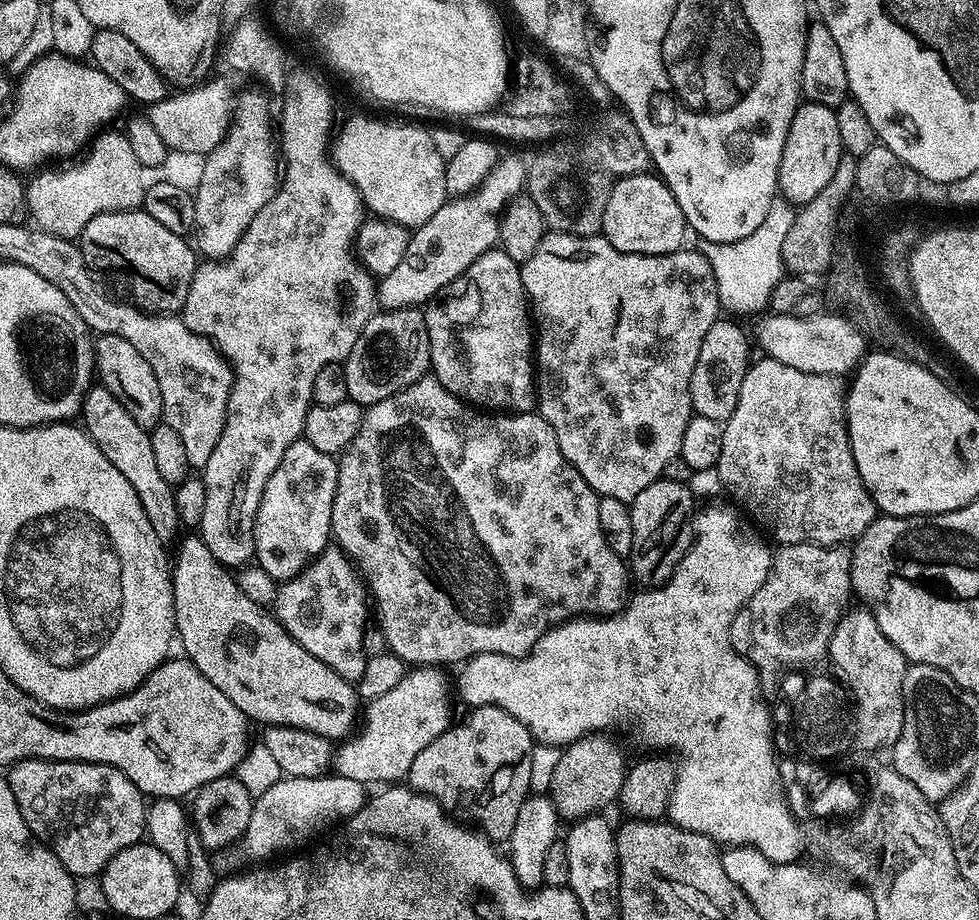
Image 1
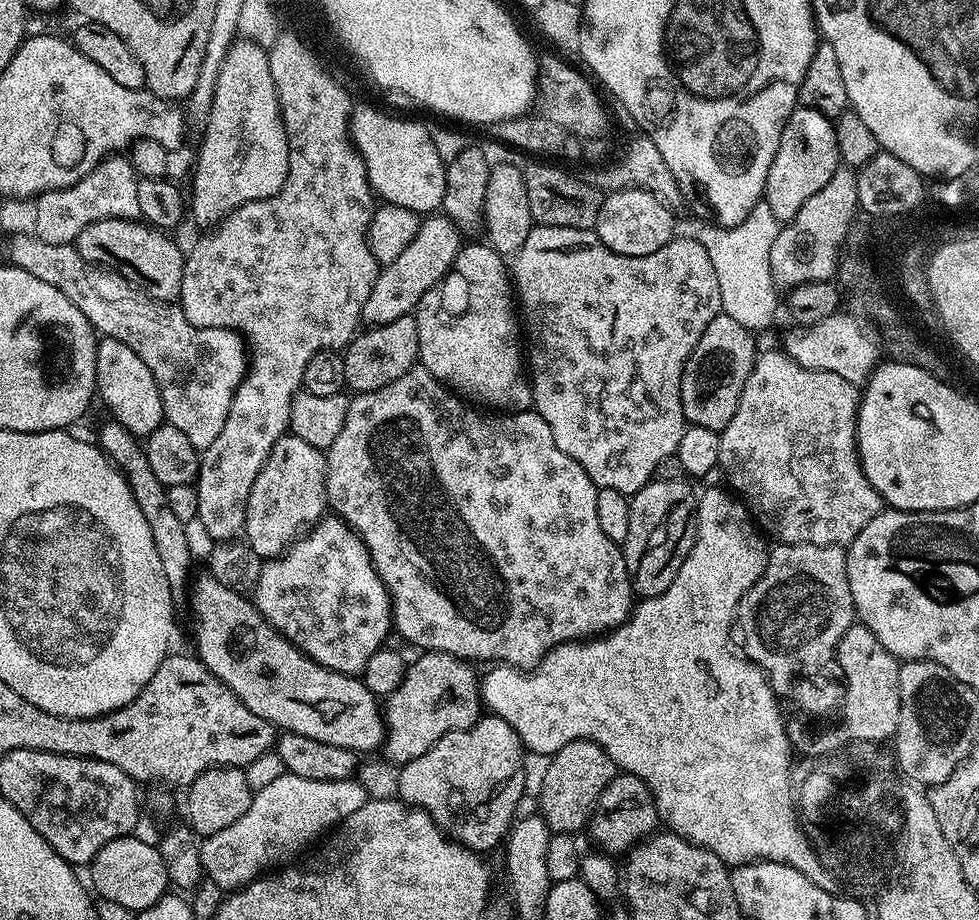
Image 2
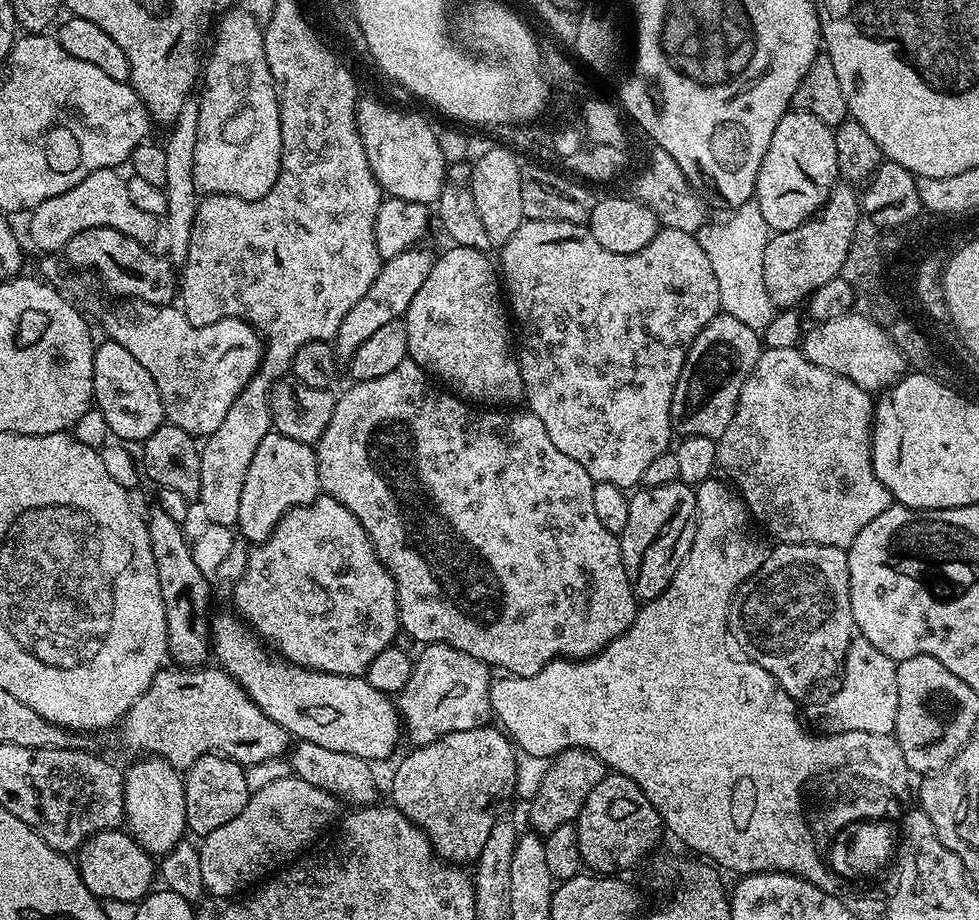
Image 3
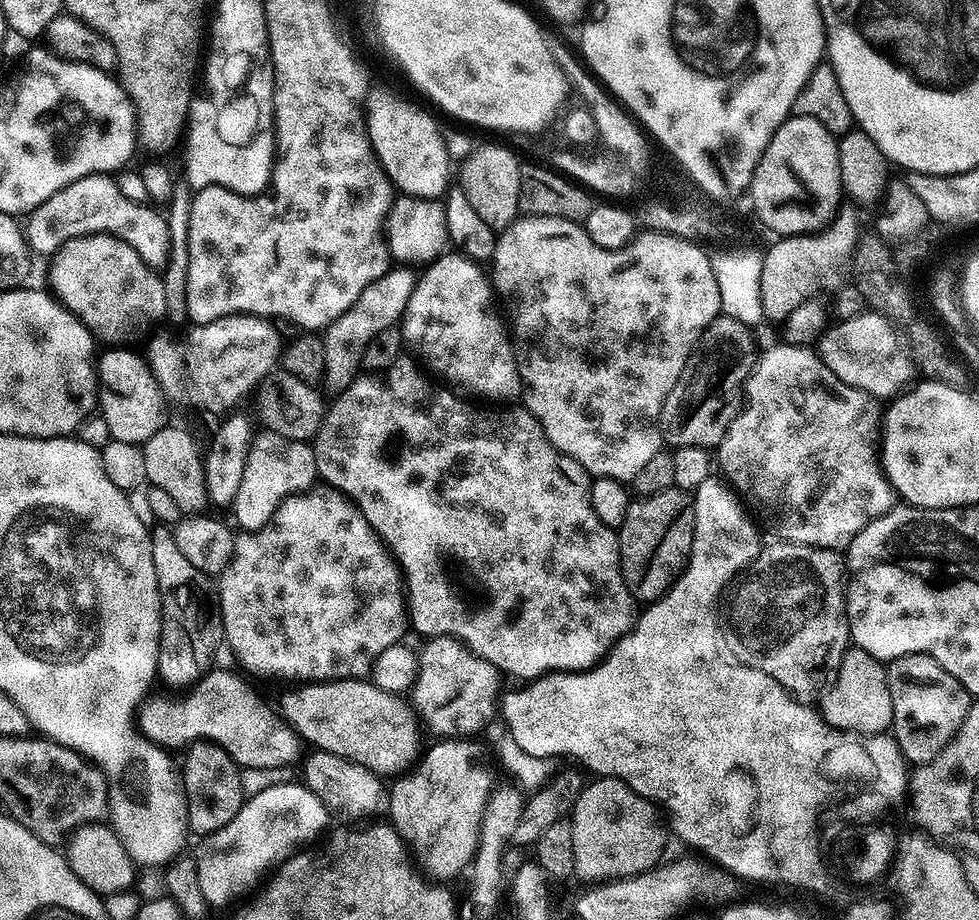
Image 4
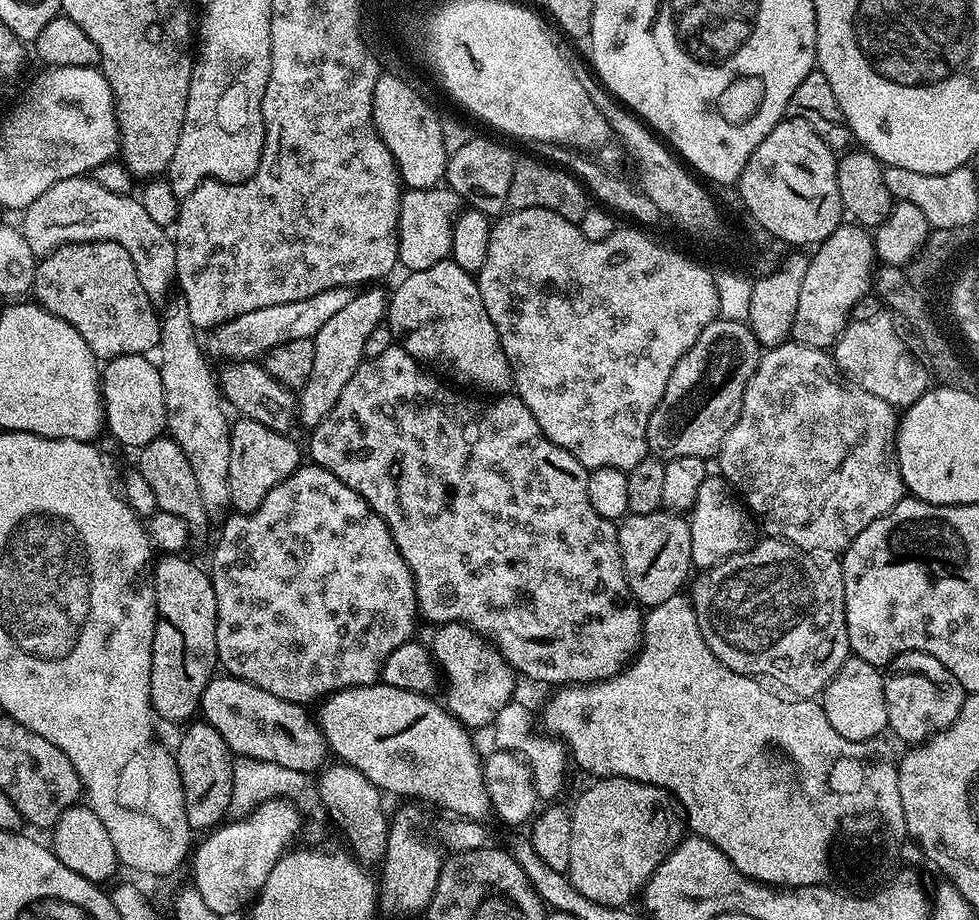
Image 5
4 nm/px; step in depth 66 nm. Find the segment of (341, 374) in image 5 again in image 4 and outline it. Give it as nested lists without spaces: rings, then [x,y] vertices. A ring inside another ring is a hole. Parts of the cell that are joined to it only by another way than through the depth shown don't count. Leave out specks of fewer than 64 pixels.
[[[392,266],[382,278],[370,282],[366,290],[358,294],[358,298],[350,307],[338,317],[335,322],[323,329],[324,349],[324,375],[323,383],[328,383],[332,394],[339,394],[347,390],[356,379],[364,363],[366,346],[382,330],[391,328],[401,323],[406,302],[416,285],[417,273],[408,266]]]

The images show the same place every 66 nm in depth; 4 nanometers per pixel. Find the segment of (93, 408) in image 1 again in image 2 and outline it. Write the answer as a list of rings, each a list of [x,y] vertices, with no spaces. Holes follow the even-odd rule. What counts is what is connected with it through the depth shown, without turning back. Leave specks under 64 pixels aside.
[[[111,418],[105,420],[105,424],[100,428],[98,447],[128,479],[128,485],[134,494],[134,502],[138,502],[142,514],[146,514],[146,522],[150,525],[150,535],[154,538],[154,546],[158,546],[158,558],[162,558],[162,570],[166,570],[166,578],[170,582],[173,593],[180,594],[183,588],[185,591],[193,575],[192,548],[188,545],[189,529],[178,520],[174,510],[171,509],[168,489],[162,482],[158,482],[154,470],[150,470],[150,462],[144,453],[143,443],[118,421]]]

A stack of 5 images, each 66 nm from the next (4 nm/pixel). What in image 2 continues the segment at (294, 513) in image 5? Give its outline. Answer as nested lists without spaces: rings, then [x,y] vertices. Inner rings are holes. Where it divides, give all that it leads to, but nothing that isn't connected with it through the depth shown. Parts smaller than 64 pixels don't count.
[[[335,514],[316,521],[283,556],[269,560],[261,567],[260,578],[254,589],[256,609],[314,662],[343,676],[359,677],[366,662],[374,658],[379,648],[385,647],[388,631],[393,631],[392,596],[382,578],[374,570],[370,554],[362,538],[345,520]]]

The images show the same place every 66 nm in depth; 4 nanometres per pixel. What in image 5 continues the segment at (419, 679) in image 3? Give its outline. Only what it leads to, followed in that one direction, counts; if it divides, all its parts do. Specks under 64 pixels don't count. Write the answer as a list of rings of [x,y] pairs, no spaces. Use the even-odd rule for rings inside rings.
[[[441,624],[433,632],[436,633],[432,636],[430,651],[433,661],[442,673],[443,683],[444,680],[448,683],[448,689],[444,692],[445,701],[443,700],[448,711],[469,730],[492,726],[499,711],[514,700],[512,691],[516,688],[516,680],[518,681],[517,673],[504,661],[498,649],[493,648],[484,637],[479,636],[474,629],[467,628],[465,624]]]

